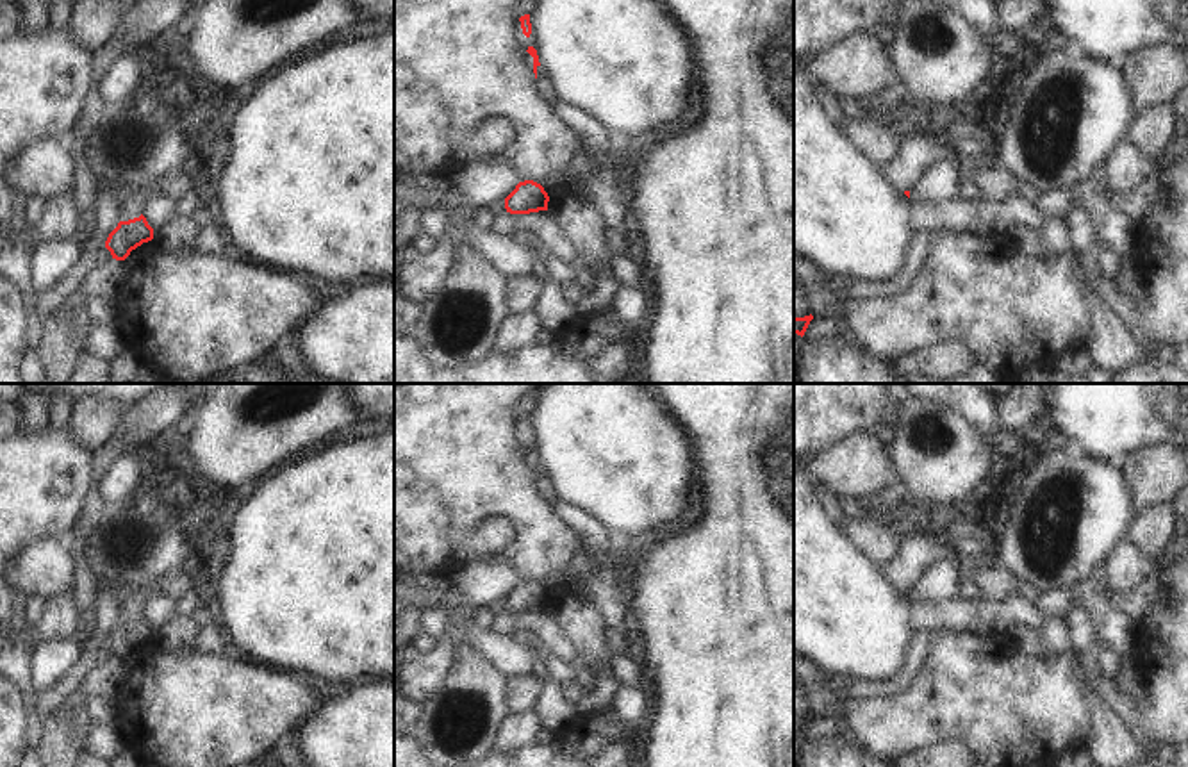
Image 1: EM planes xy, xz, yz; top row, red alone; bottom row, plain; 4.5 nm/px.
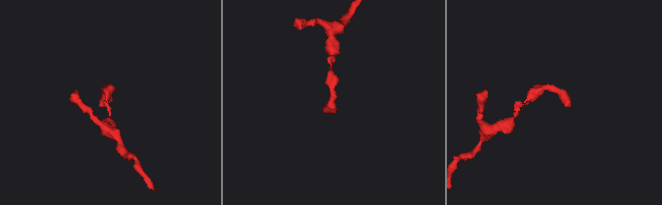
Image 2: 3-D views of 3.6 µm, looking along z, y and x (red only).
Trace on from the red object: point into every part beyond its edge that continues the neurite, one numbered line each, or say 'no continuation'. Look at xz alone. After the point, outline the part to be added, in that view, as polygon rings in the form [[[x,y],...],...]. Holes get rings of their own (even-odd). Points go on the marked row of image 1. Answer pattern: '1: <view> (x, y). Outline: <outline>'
no continuation.

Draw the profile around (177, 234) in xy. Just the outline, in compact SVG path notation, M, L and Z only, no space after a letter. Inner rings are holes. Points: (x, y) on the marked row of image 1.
M171 218L153 230L153 241L161 250L182 252L194 246L196 232L189 218Z

